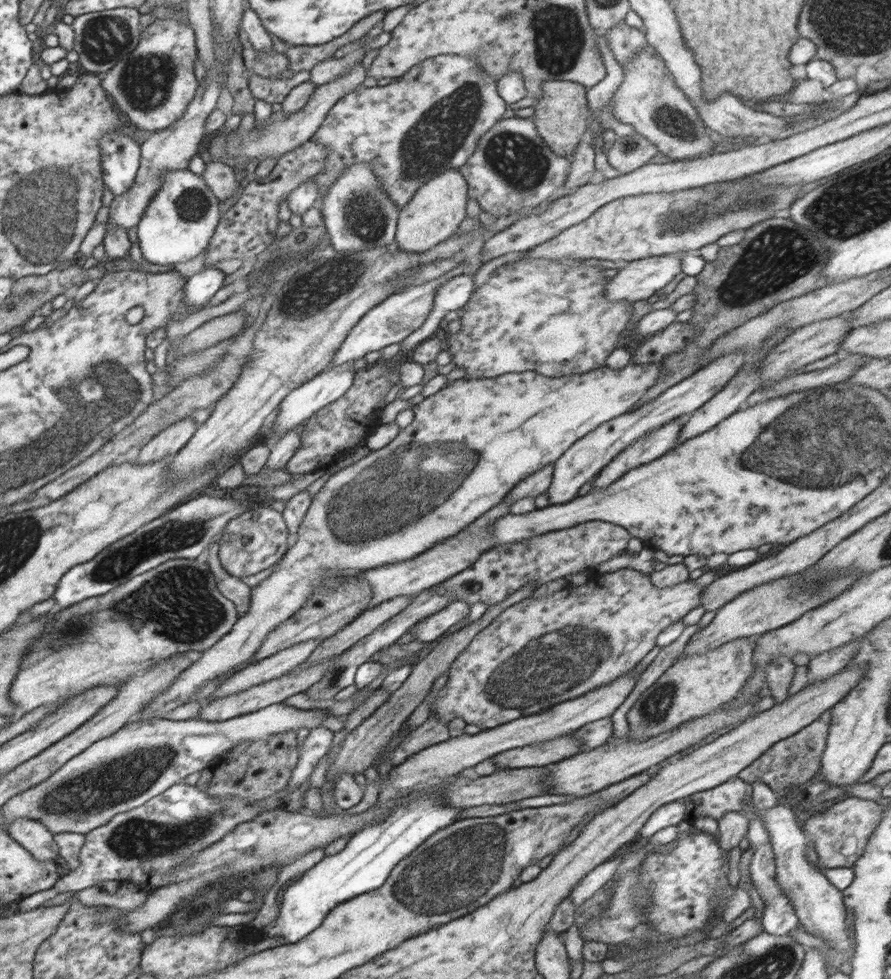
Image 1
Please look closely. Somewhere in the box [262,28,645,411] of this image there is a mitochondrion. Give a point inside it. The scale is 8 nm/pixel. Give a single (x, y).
(432, 141)

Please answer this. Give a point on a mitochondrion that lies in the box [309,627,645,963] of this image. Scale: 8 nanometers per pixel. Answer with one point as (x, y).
(449, 875)

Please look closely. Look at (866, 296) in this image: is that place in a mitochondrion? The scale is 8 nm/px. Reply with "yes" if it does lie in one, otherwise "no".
no

